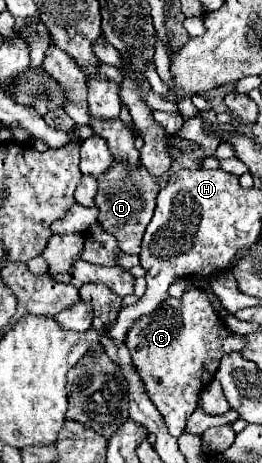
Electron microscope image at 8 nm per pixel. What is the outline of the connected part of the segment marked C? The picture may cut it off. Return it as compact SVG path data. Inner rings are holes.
M188 287L180 299L170 297L154 313L142 317L126 335L126 347L150 401L162 413L170 435L178 437L196 409L200 393L214 379L220 357L242 349L244 337L228 331L202 289Z

